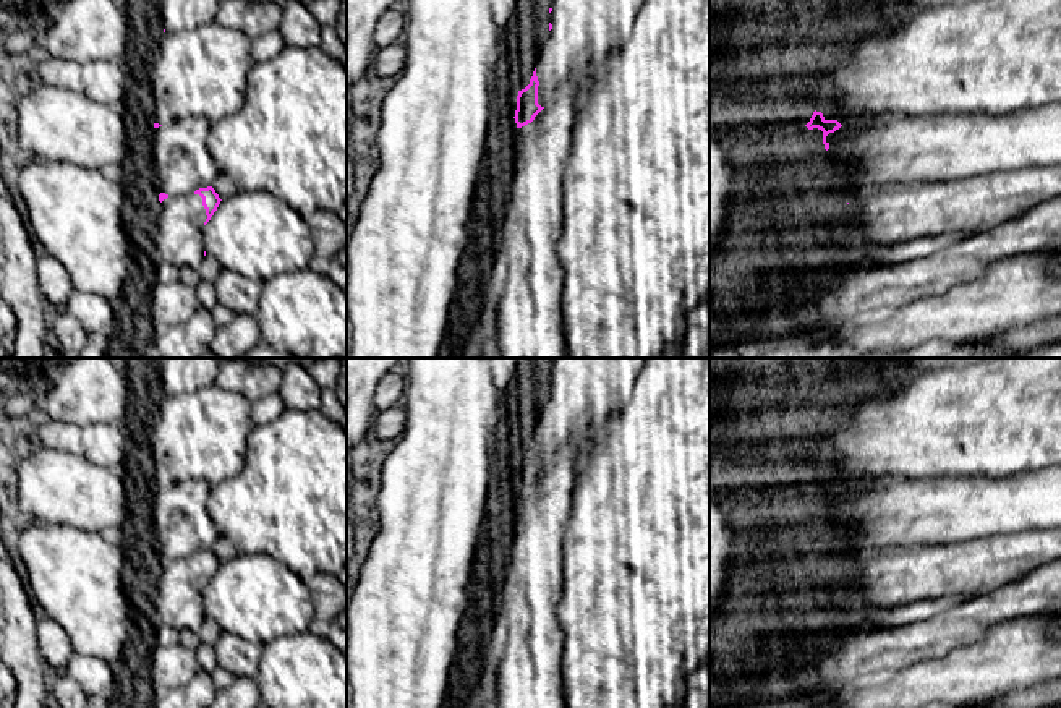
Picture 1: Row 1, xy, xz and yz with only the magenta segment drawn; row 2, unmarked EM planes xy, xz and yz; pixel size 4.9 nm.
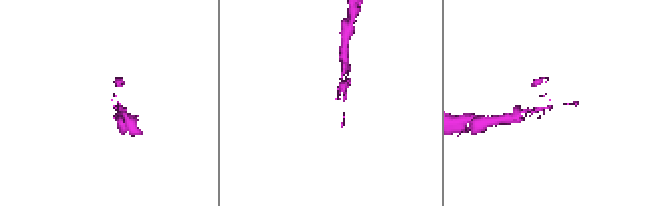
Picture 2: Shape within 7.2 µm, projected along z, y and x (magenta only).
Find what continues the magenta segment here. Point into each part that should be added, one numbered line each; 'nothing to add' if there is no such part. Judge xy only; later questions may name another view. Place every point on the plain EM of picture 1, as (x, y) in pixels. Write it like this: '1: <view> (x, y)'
1: xy (178, 593)

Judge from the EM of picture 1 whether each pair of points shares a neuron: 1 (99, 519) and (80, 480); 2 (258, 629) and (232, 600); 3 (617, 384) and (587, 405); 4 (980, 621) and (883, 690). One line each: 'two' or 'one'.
1: one
2: one
3: one
4: two

